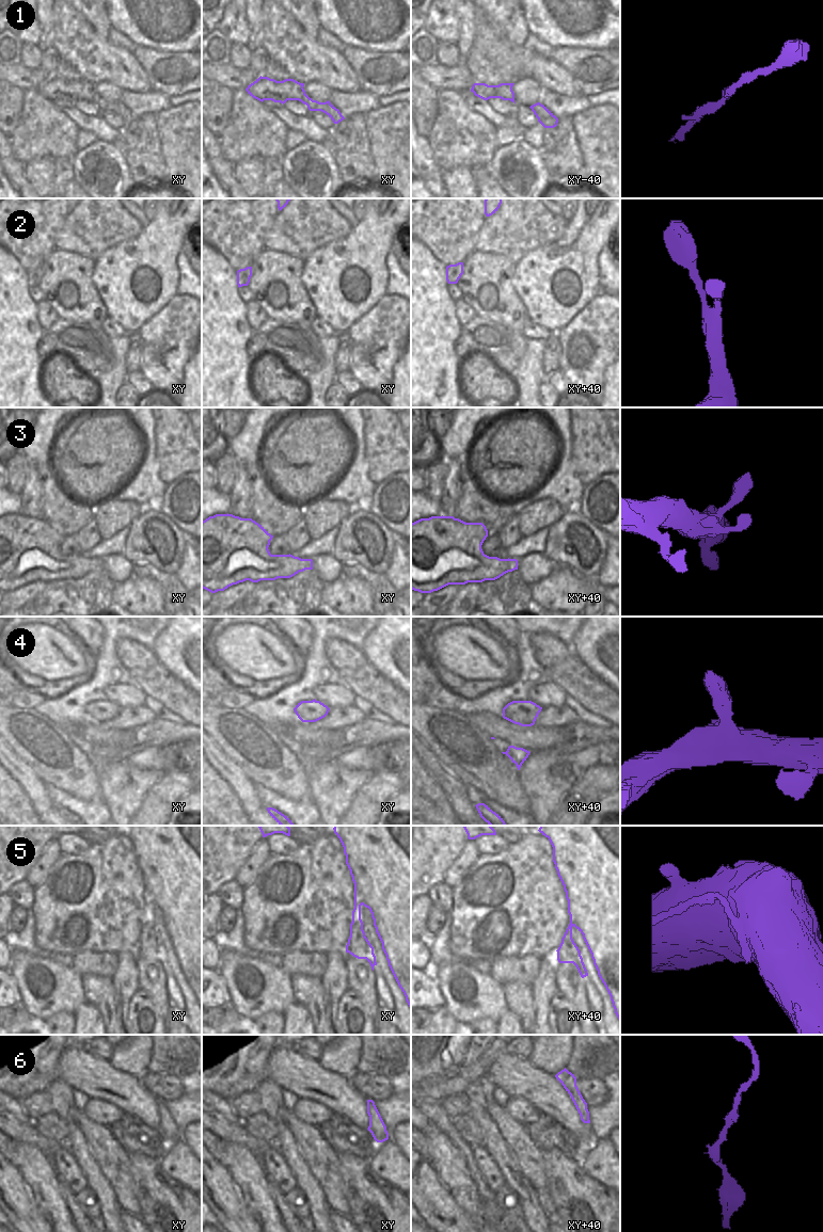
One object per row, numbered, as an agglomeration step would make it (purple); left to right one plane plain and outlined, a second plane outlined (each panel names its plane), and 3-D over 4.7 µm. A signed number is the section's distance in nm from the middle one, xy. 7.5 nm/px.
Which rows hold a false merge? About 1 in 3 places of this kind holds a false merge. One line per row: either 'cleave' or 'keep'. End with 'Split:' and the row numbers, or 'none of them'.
1: keep
2: keep
3: keep
4: keep
5: keep
6: keep
Split: none of them

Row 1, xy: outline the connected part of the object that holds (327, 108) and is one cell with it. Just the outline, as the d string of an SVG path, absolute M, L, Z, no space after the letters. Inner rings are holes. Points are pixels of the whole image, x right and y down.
M259 77L253 83L248 85L246 91L253 98L264 101L272 100L274 102L285 103L287 100L299 100L306 105L310 111L321 111L326 113L334 124L338 124L345 117L329 100L319 102L310 98L303 89L304 83L294 79L276 81L268 77Z

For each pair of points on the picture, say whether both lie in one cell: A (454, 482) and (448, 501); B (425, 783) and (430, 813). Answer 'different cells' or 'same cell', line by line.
A: same cell
B: same cell

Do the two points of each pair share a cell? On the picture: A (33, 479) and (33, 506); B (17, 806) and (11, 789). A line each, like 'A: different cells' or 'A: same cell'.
A: same cell
B: same cell

